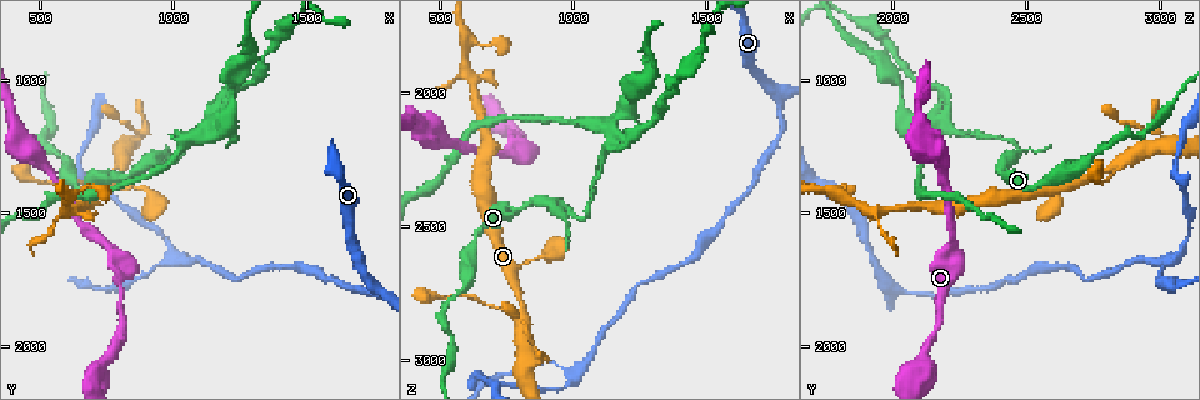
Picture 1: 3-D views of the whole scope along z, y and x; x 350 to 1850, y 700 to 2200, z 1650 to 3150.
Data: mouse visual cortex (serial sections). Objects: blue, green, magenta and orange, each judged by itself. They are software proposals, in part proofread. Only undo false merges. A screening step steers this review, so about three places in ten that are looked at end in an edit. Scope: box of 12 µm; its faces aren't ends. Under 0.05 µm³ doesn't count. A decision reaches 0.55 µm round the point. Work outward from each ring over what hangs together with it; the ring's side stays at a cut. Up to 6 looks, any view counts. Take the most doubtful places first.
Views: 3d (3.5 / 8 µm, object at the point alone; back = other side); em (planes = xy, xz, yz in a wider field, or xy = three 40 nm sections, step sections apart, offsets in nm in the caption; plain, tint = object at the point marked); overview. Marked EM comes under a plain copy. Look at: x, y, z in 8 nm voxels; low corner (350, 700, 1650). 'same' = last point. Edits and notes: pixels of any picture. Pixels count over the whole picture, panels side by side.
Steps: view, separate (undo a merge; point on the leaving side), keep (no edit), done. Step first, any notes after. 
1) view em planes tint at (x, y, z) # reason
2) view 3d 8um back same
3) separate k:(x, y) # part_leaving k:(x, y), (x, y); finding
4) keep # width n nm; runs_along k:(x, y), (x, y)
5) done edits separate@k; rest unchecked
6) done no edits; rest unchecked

view 3d 3.5um at (820, 1310, 2850) # three arms meet

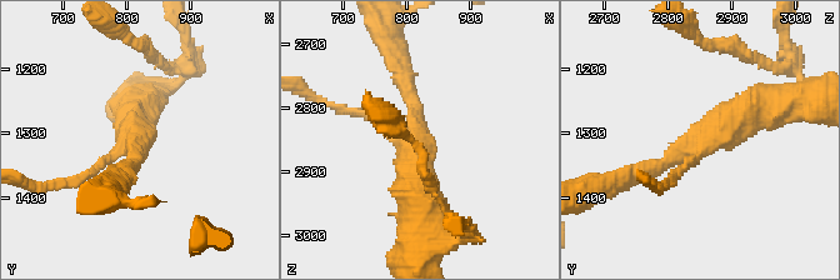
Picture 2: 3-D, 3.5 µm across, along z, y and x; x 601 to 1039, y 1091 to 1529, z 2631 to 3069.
view em xy step 1 tint at (820, 1315, 2850) # arms 3; arm_widths 100, 250, 450 nm

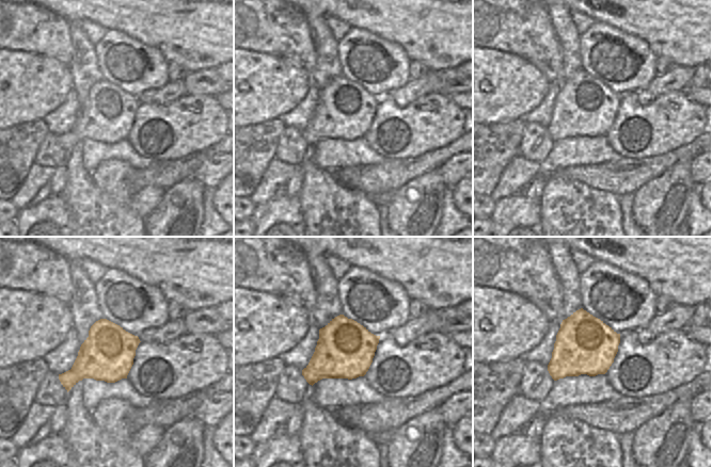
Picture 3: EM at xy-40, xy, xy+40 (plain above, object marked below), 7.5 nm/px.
view em xy step 3 tint same

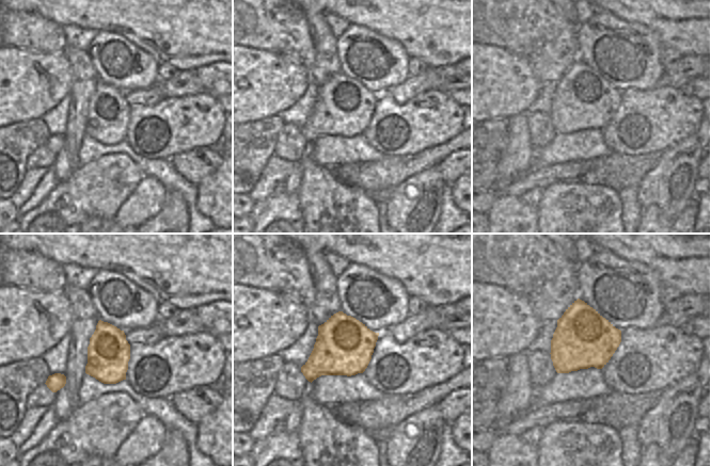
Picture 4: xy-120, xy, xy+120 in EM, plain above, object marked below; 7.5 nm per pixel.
keep # width 440 nm; runs_along 2:(634, 178), (769, 100); continuous, no second cell

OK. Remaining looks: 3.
view 3d 3.5um at (1010, 1680, 3050)

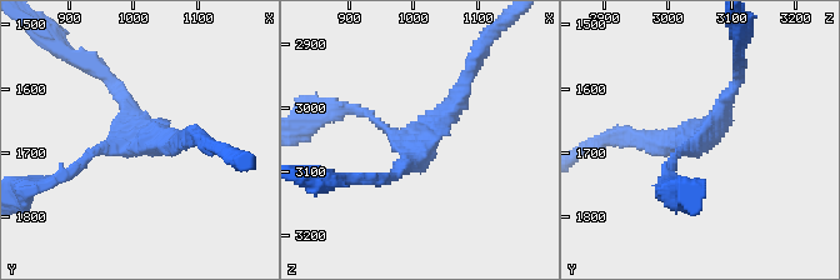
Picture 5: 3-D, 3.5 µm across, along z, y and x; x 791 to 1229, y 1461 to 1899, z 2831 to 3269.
view em xy step 5 tint at (1015, 1675, 3055)

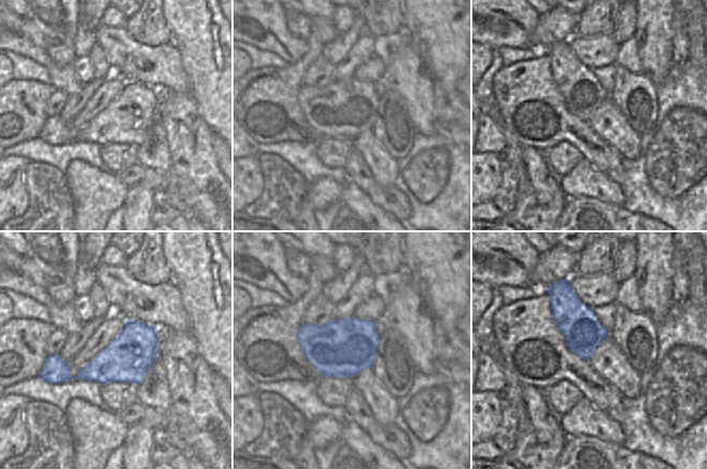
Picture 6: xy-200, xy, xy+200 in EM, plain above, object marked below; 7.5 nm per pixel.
keep # width 440 nm; runs_along 5:(464, 80), (418, 158), (383, 176); continuous, no second cell

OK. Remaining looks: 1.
done no edits; rest unchecked

